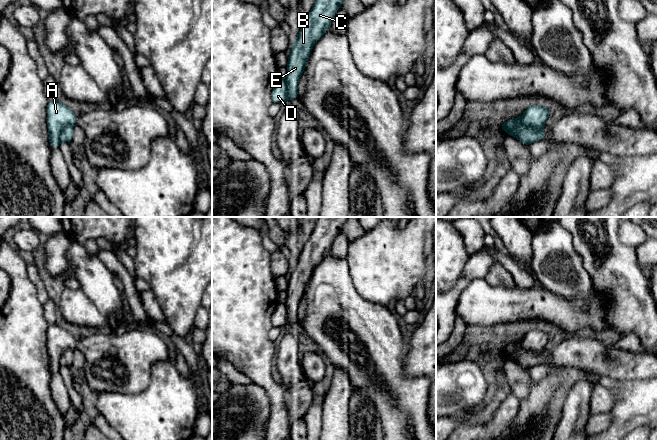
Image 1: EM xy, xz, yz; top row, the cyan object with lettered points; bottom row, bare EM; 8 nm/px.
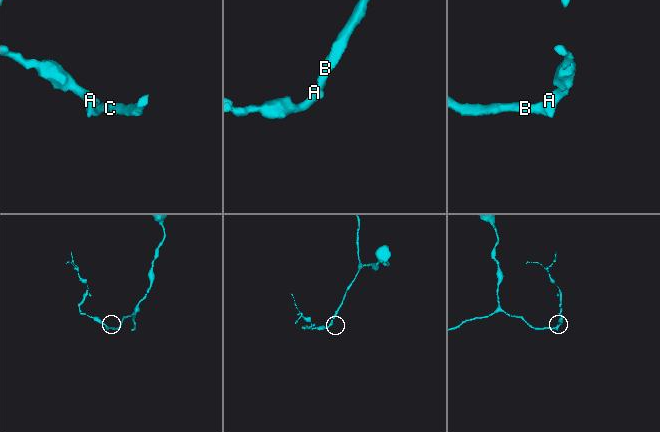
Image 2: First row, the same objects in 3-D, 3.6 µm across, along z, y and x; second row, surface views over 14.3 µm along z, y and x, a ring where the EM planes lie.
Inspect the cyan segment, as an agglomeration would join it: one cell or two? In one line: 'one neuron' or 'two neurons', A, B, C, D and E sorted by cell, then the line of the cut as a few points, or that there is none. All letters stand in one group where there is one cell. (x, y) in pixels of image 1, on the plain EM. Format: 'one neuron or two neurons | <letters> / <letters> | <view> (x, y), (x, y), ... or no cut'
two neurons | A D / B C E | yz (520, 341), (524, 348), (541, 353)

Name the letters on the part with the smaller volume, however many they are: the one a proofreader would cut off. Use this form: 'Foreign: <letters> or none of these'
Foreign: A, D

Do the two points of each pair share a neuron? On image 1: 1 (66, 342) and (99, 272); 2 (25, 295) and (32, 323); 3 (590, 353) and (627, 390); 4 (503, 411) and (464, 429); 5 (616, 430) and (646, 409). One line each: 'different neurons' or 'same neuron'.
1: different neurons
2: same neuron
3: different neurons
4: same neuron
5: same neuron

